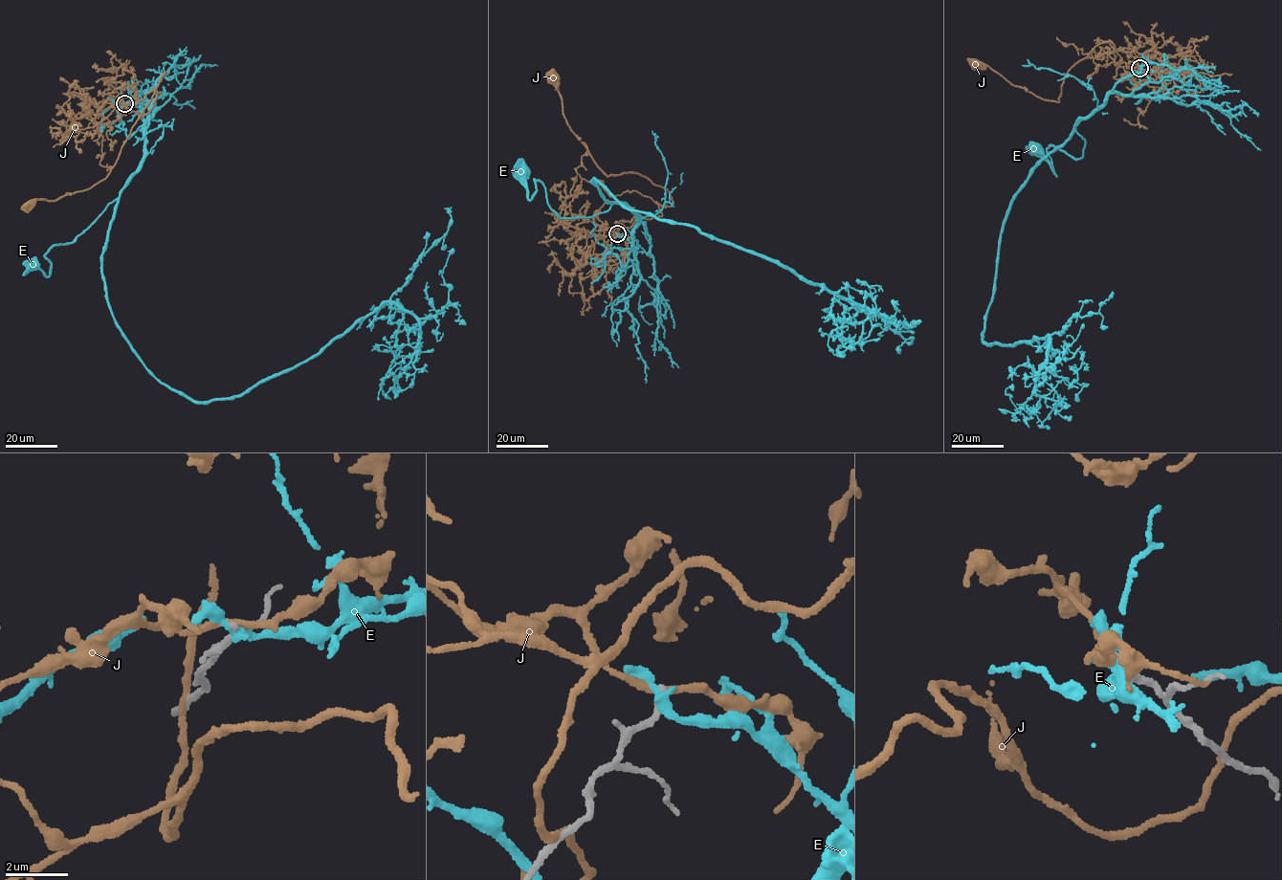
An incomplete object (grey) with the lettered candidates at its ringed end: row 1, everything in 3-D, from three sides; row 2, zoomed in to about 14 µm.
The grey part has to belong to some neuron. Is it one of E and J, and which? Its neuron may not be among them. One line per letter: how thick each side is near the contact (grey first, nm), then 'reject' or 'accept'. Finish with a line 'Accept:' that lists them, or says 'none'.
E: 240/280 nm | reject
J: 200/200 nm | reject
Accept: none

